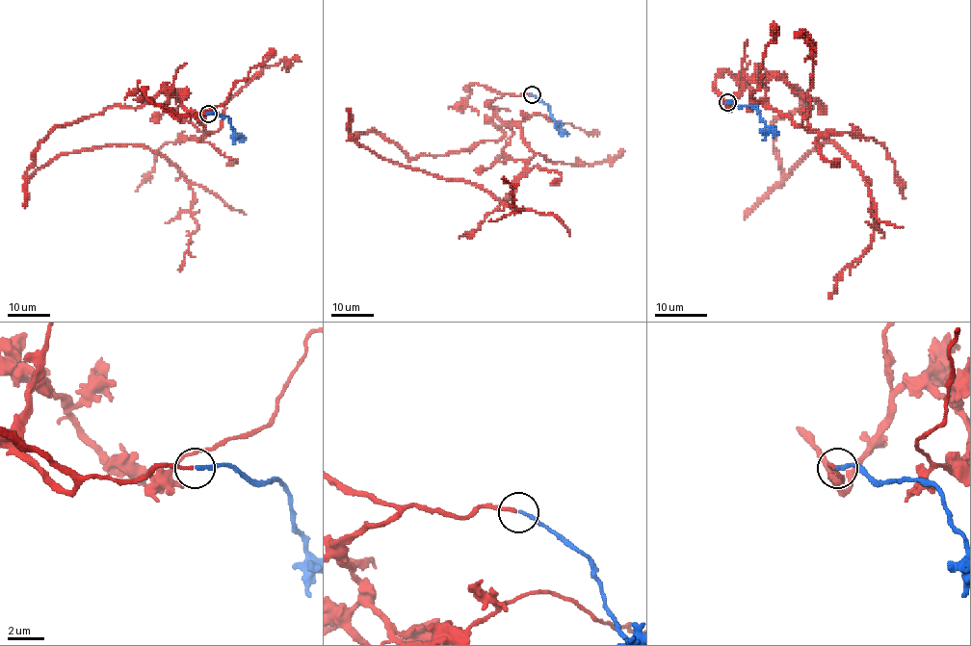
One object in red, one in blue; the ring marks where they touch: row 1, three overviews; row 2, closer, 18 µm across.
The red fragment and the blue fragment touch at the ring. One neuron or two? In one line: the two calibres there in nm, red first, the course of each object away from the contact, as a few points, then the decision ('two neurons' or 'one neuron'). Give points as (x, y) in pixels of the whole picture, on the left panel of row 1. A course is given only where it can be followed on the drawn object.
190 nm thick on the red side, 200 nm on the other; red runs (207, 114), (177, 118), (180, 90), (111, 105), (26, 174), (163, 155), (194, 196), (179, 271); blue runs (208, 114), (217, 113), (227, 116), (232, 131), (247, 138); one neuron

